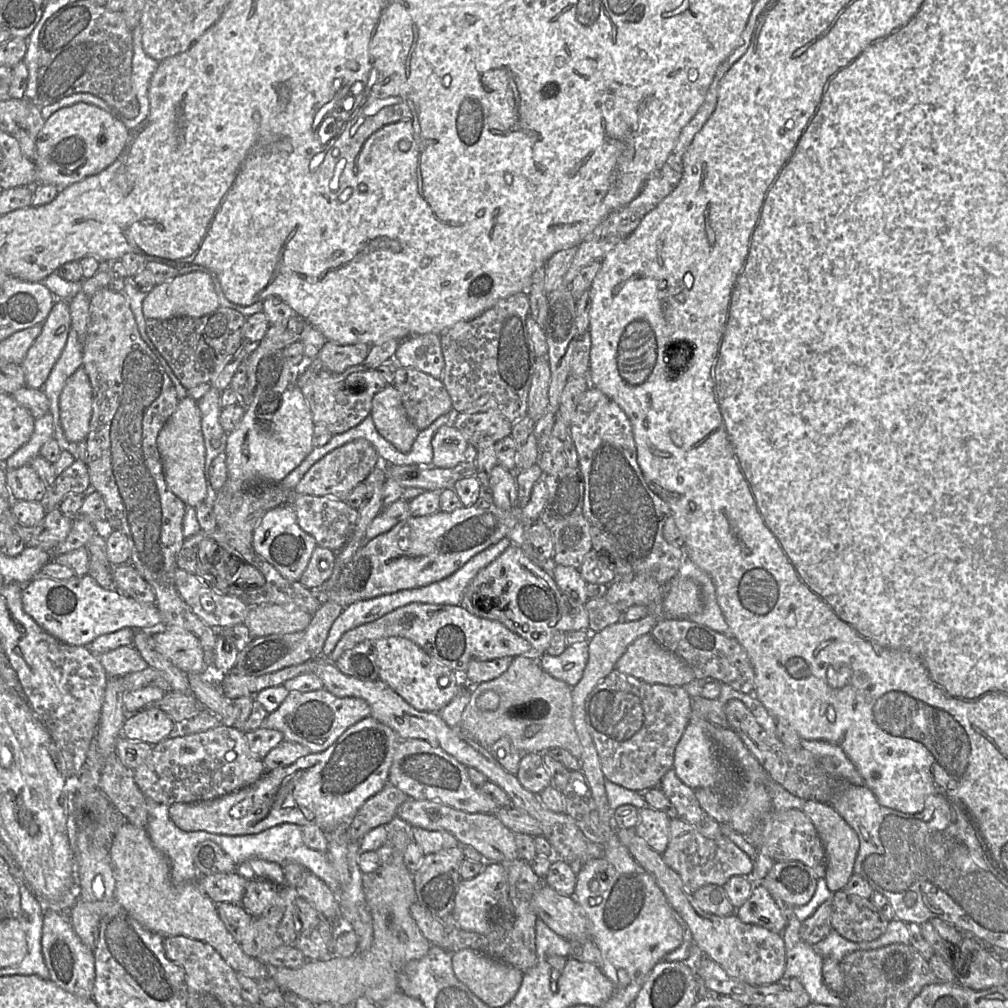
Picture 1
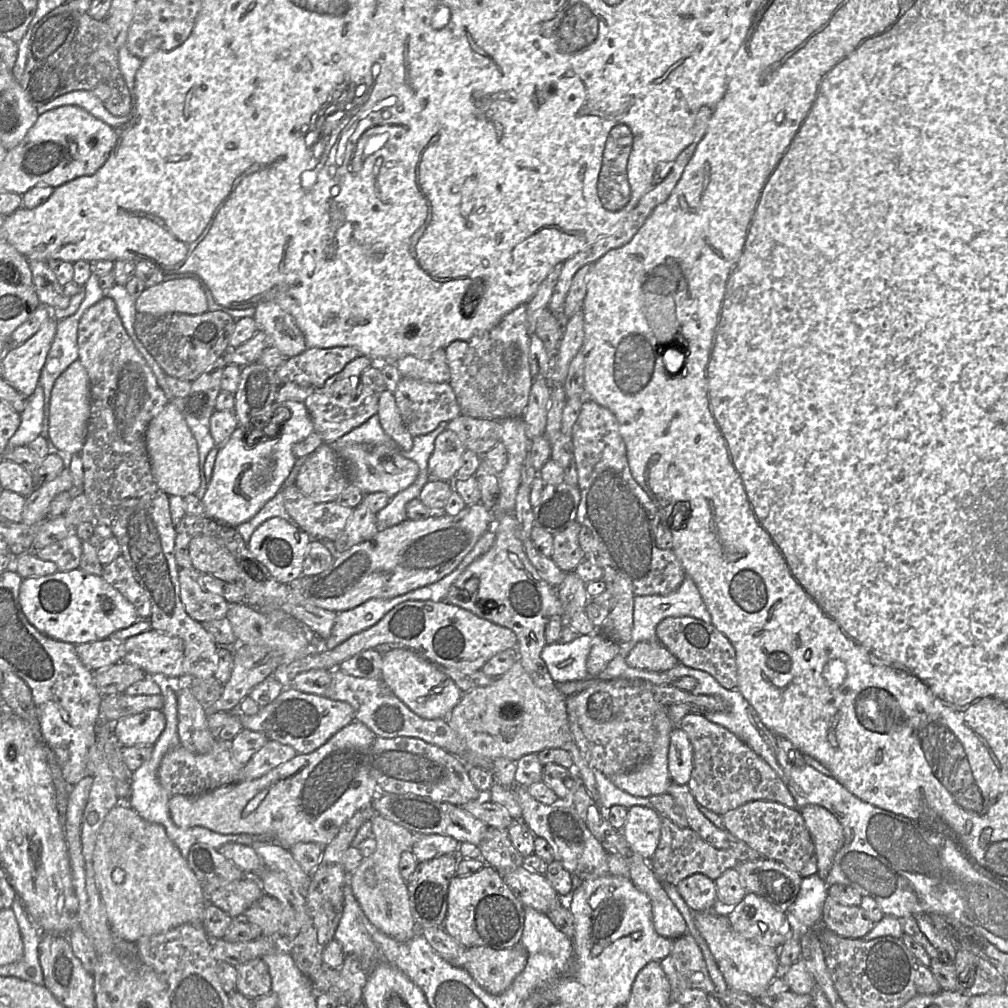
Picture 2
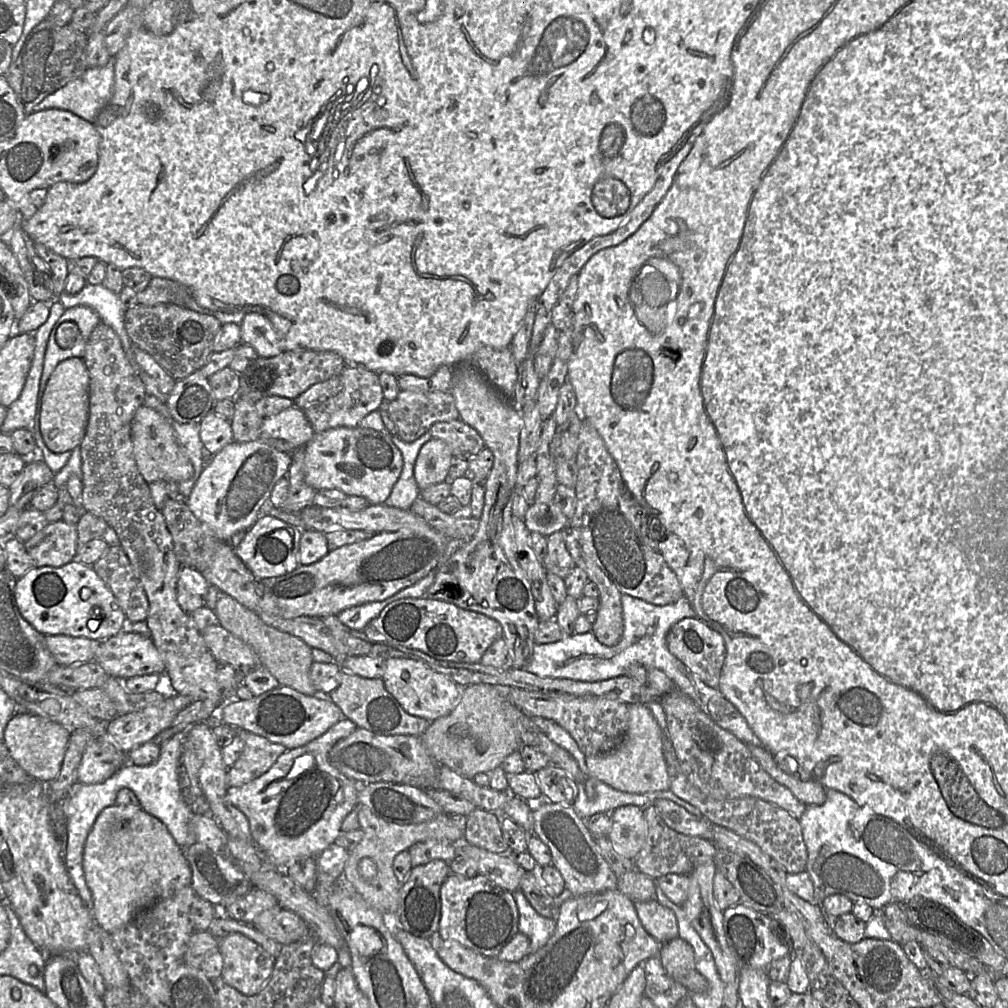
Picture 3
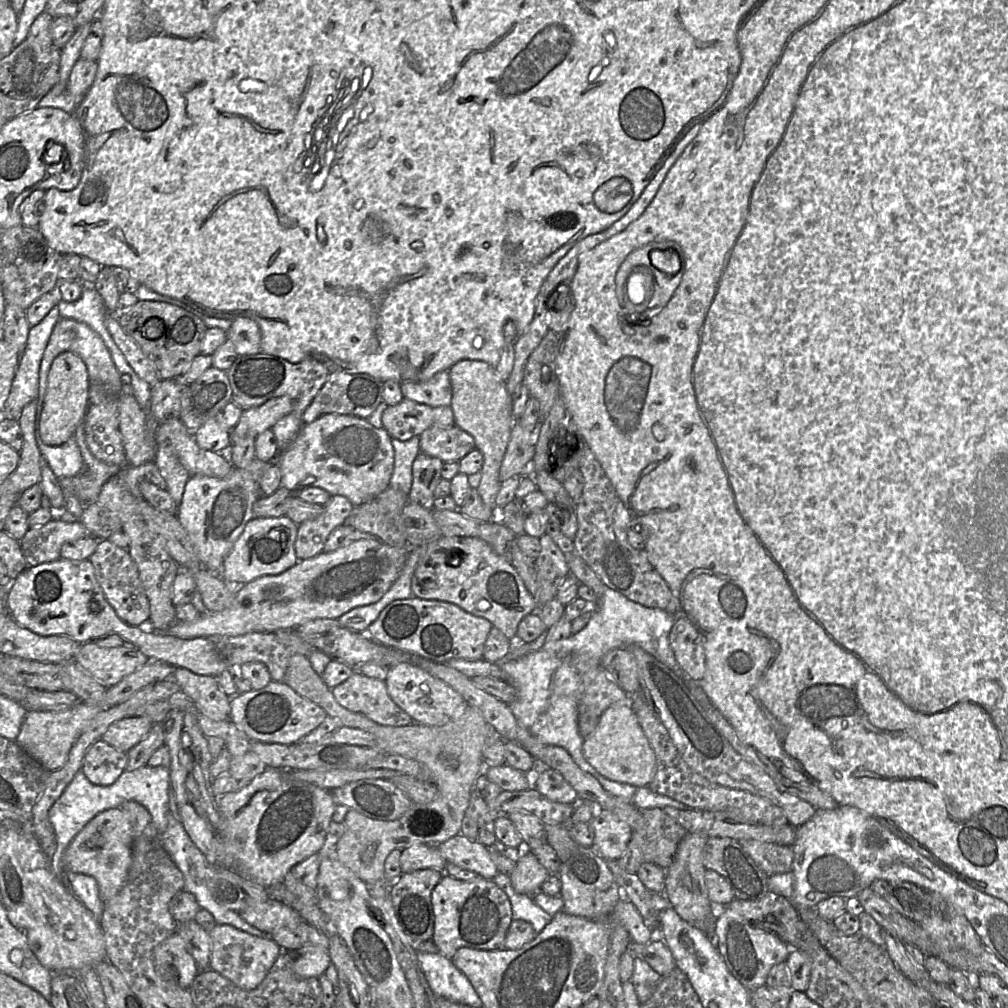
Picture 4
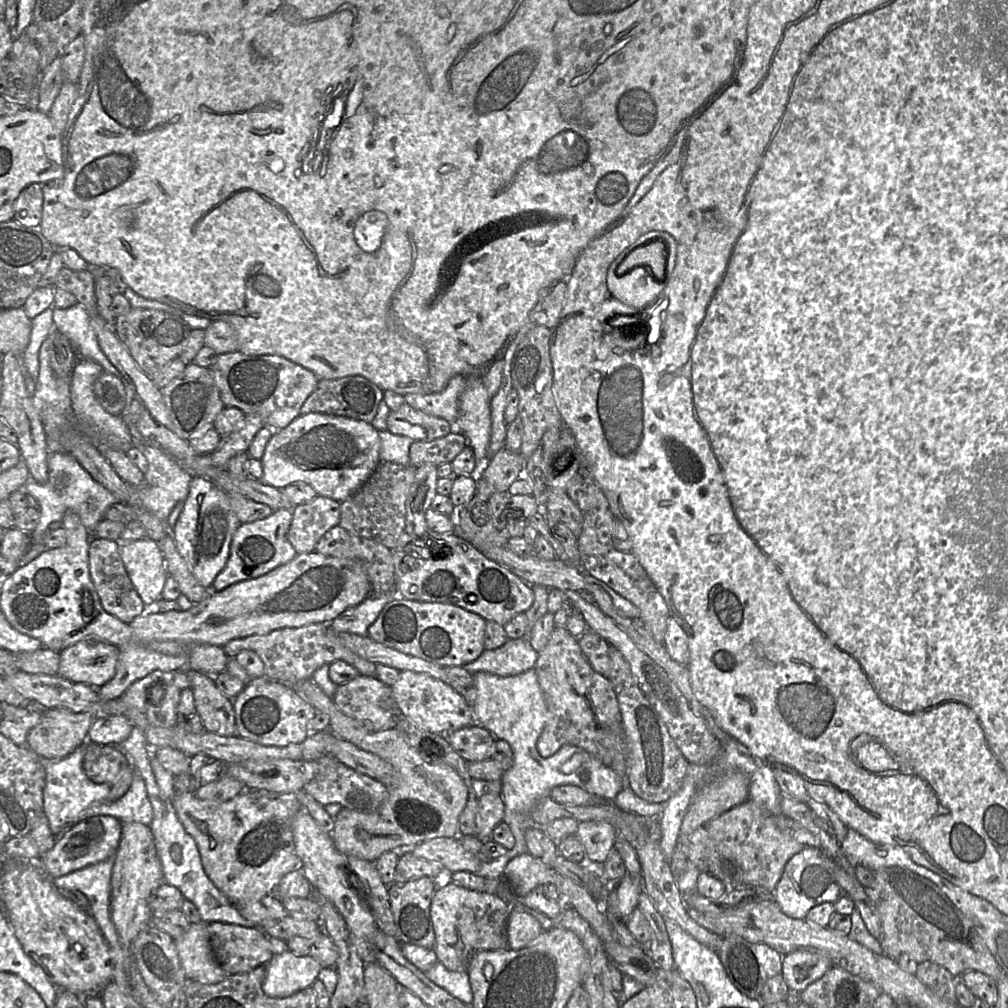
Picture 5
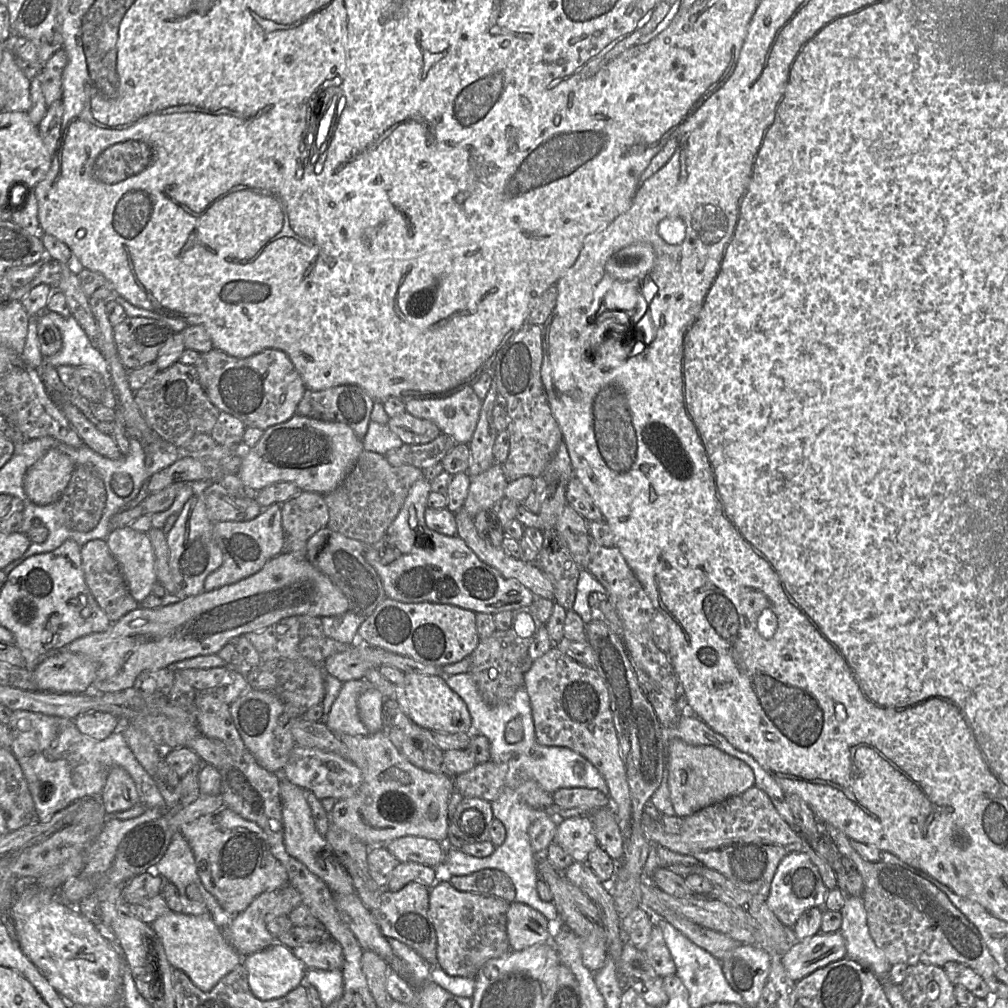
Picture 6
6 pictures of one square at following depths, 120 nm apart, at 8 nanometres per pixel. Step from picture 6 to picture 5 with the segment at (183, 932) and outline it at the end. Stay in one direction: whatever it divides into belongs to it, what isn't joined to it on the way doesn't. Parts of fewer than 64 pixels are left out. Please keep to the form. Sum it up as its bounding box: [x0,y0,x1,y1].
[175,921,230,984]

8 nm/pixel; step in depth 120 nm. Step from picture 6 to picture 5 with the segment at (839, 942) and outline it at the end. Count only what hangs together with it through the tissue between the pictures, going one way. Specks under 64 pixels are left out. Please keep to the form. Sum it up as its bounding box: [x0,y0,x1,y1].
[781,949,833,993]

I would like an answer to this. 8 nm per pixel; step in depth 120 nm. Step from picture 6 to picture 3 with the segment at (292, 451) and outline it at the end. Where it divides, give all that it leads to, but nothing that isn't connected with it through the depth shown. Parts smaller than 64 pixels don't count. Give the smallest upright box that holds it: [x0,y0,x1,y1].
[304,427,403,505]

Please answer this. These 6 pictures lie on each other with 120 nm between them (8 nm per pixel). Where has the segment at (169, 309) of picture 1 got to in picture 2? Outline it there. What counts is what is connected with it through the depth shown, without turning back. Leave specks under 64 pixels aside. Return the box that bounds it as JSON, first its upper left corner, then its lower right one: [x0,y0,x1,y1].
[135,277,208,315]

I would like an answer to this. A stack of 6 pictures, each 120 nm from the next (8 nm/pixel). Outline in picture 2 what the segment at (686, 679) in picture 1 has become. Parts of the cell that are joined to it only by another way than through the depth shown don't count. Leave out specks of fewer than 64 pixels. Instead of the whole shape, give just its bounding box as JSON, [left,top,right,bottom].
[626,641,679,672]

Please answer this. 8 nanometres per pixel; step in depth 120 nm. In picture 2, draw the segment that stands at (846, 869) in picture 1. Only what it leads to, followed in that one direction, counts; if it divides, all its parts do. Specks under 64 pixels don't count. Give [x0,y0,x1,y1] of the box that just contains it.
[800,805,844,881]

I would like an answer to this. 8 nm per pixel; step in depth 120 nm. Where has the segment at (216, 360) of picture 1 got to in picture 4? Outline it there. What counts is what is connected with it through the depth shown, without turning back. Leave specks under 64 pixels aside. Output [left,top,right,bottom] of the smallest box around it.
[117,300,208,380]

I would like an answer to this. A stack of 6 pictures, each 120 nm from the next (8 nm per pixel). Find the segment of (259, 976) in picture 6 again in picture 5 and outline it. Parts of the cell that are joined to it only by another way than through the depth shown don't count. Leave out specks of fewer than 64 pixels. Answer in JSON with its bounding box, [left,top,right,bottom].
[262,950,322,997]

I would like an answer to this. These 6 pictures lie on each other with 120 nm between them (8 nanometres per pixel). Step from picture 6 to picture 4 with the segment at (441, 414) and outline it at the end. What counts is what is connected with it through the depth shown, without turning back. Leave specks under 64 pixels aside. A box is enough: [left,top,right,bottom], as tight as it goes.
[400,370,452,407]

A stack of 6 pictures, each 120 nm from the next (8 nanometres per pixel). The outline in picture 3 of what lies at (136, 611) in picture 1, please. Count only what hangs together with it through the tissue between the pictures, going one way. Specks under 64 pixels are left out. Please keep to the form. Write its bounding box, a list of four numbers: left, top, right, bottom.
[15,561,128,641]

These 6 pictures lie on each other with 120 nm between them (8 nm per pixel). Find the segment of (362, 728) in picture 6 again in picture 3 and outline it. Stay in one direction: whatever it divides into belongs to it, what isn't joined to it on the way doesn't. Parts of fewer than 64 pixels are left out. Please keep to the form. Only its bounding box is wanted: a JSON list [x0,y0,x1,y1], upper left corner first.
[329,670,431,736]

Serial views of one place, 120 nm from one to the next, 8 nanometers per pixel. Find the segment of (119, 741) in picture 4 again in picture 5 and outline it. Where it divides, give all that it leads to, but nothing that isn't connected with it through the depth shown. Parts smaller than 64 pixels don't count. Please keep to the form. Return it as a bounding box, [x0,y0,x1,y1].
[87,716,132,745]

